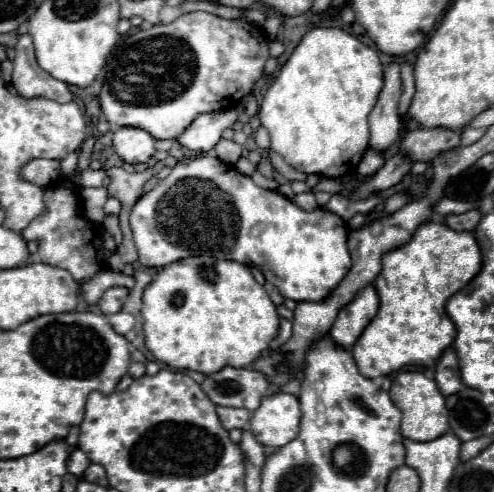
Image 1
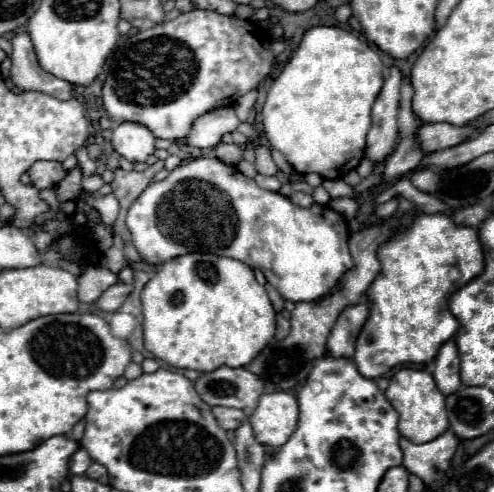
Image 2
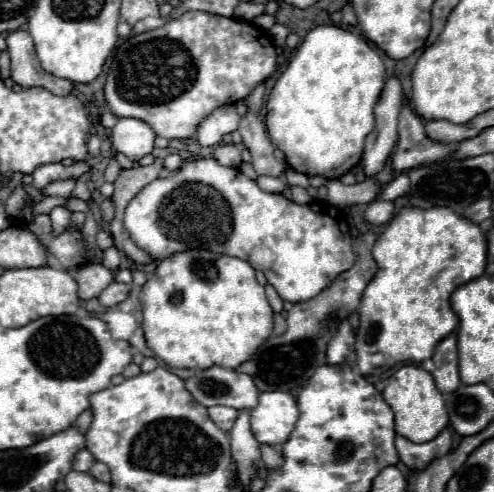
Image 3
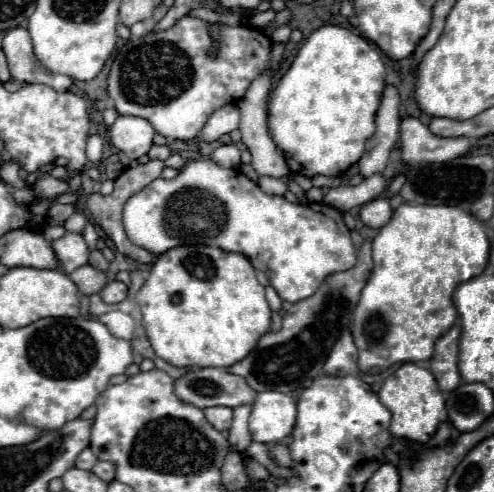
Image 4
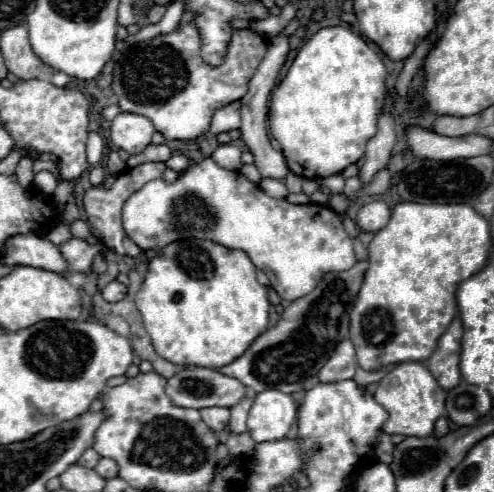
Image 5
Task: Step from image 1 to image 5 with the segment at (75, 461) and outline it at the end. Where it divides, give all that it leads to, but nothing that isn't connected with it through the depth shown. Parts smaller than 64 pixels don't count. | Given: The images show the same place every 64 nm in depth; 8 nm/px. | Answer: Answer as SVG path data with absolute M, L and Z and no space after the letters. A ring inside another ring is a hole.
M88 448L88 450L80 456L78 464L84 466L84 468L94 468L94 466L98 464L98 460L100 460L100 454L98 454L94 448Z

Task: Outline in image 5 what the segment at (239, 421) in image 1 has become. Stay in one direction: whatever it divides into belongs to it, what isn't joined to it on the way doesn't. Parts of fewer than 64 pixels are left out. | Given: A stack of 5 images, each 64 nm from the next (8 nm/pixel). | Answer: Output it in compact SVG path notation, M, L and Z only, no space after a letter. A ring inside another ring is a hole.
M202 408L200 416L202 416L204 424L208 424L208 428L212 432L222 432L228 426L230 410L228 408Z

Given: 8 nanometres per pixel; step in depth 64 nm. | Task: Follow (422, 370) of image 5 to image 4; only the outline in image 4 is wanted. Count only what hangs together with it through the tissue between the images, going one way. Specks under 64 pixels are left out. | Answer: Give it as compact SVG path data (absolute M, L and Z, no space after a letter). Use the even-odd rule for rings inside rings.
M402 364L392 376L388 376L378 392L380 402L392 412L392 422L390 422L390 434L394 436L402 436L406 440L414 440L414 442L428 442L438 424L444 422L446 416L446 408L444 408L444 398L442 392L432 376L430 370L418 366L418 364Z

